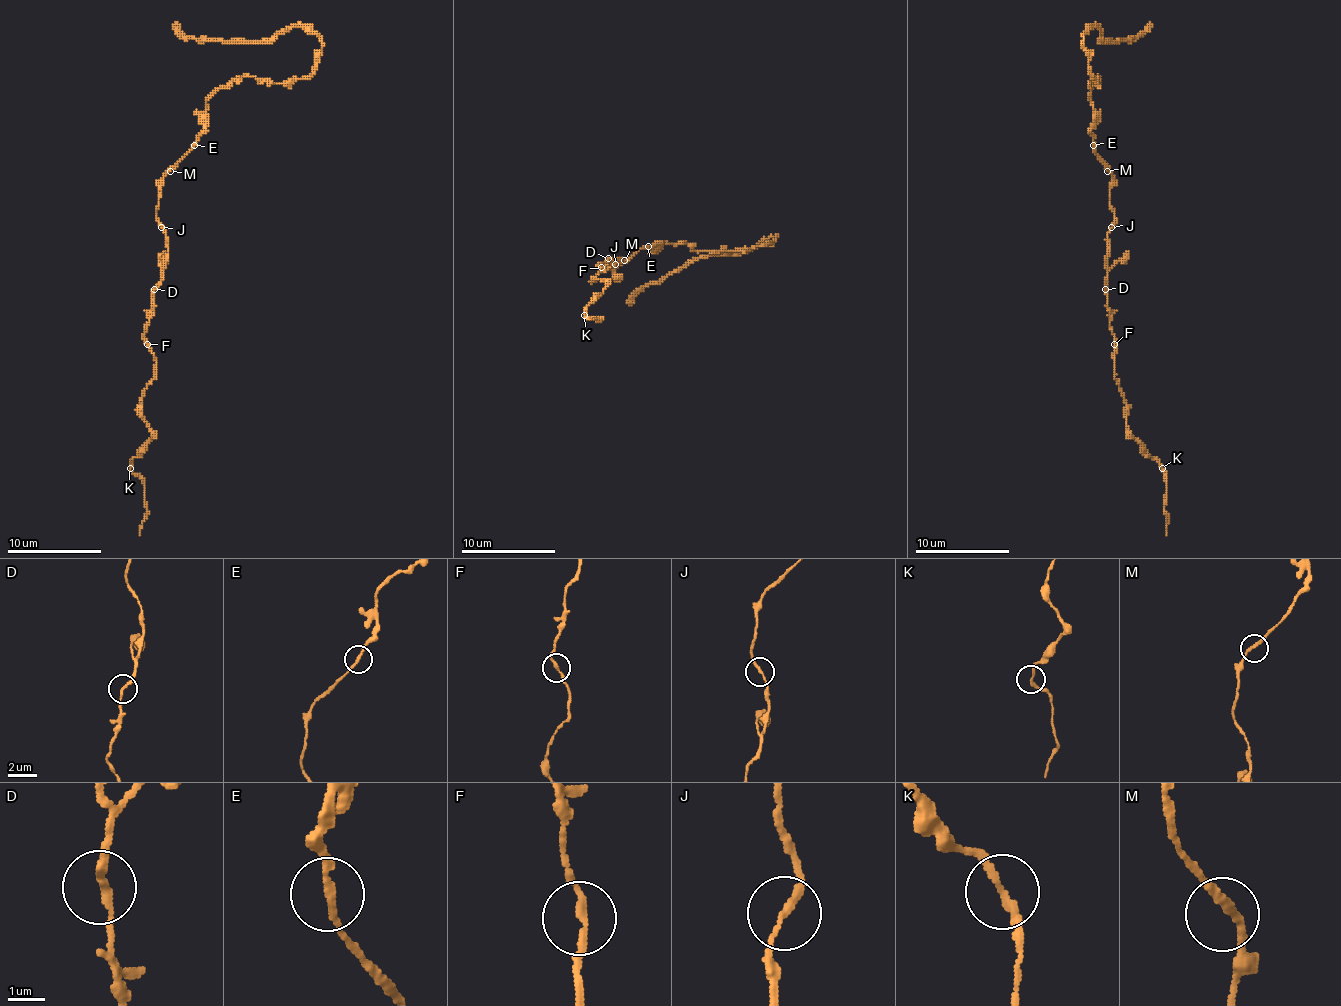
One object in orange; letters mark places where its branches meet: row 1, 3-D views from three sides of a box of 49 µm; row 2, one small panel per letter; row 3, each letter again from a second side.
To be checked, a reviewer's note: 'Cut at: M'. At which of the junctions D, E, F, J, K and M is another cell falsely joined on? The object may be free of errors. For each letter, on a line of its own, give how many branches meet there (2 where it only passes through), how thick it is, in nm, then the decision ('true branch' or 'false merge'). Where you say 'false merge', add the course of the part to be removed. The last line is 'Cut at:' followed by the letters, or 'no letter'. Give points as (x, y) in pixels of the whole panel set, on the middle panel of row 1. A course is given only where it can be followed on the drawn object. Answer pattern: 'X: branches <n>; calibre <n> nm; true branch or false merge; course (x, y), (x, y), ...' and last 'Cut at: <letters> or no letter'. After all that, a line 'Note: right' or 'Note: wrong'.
D: branches 2; calibre 200 nm; true branch
E: branches 2; calibre 190 nm; true branch
F: branches 2; calibre 180 nm; true branch
J: branches 2; calibre 170 nm; true branch
K: branches 2; calibre 200 nm; true branch
M: branches 2; calibre 200 nm; true branch
Cut at: no letter
Note: wrong

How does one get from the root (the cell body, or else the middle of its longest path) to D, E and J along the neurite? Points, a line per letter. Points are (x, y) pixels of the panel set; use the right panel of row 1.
D: (1110, 169), (1110, 206), (1114, 213), (1114, 225), (1107, 235), (1105, 289)
E: (1110, 169), (1093, 145)
J: (1110, 169), (1110, 206), (1114, 213), (1112, 228)

